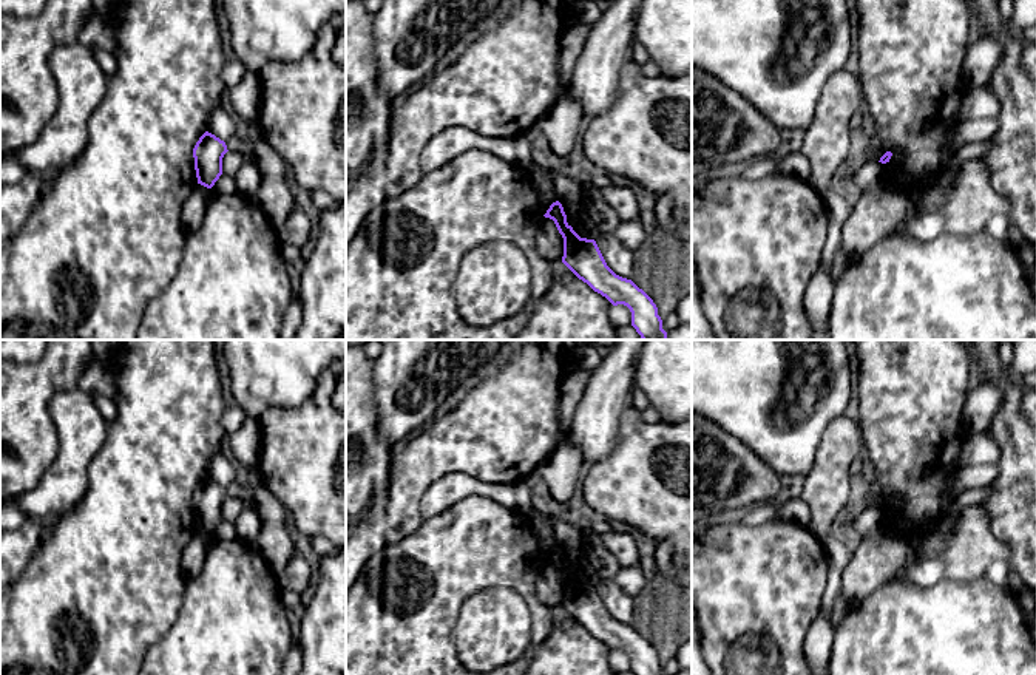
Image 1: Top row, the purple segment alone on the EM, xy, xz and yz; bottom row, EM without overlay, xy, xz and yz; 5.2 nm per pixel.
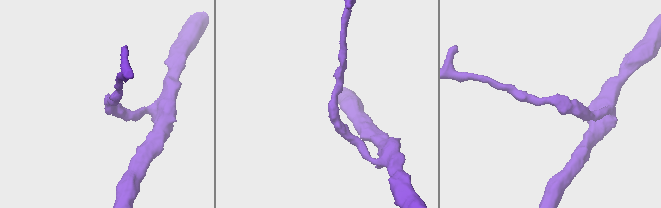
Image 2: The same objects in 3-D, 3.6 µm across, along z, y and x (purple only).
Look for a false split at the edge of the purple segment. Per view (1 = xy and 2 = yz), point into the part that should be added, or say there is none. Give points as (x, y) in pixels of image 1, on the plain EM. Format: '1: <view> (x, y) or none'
1: none
2: none

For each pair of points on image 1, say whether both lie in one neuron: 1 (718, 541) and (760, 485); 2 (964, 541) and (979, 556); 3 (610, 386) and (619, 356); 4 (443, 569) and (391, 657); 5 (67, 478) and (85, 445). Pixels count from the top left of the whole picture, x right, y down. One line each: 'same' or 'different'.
1: different
2: same
3: same
4: same
5: same

